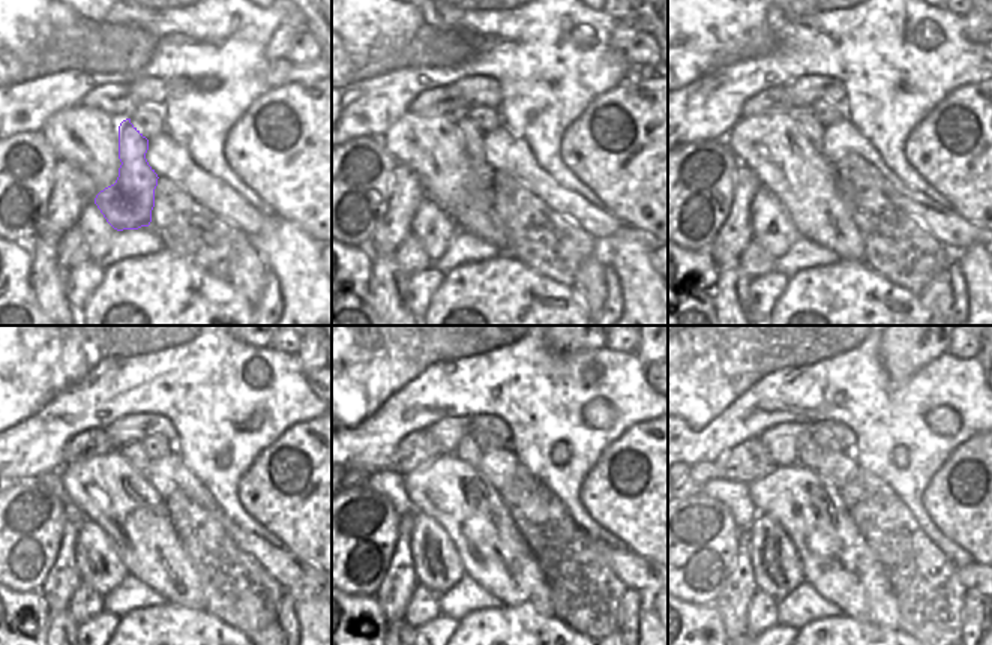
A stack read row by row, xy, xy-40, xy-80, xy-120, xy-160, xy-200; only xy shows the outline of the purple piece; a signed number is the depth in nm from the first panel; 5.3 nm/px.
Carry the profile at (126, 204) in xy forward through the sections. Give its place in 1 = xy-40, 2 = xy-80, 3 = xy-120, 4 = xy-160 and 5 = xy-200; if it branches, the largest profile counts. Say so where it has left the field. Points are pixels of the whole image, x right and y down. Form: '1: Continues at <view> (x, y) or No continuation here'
1: Continues at xy-40 (473, 138)
2: Continues at xy-80 (805, 119)
3: Continues at xy-120 (135, 455)
4: Continues at xy-160 (468, 452)
5: Continues at xy-200 (808, 453).

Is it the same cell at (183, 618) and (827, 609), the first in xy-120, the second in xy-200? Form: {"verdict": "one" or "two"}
{"verdict": "two"}

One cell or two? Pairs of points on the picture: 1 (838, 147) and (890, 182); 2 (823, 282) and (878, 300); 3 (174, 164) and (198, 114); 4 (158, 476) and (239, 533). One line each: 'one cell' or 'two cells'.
1: one cell
2: one cell
3: two cells
4: one cell

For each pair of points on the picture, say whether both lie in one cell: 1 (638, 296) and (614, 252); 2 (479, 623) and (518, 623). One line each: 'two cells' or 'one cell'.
1: one cell
2: one cell

